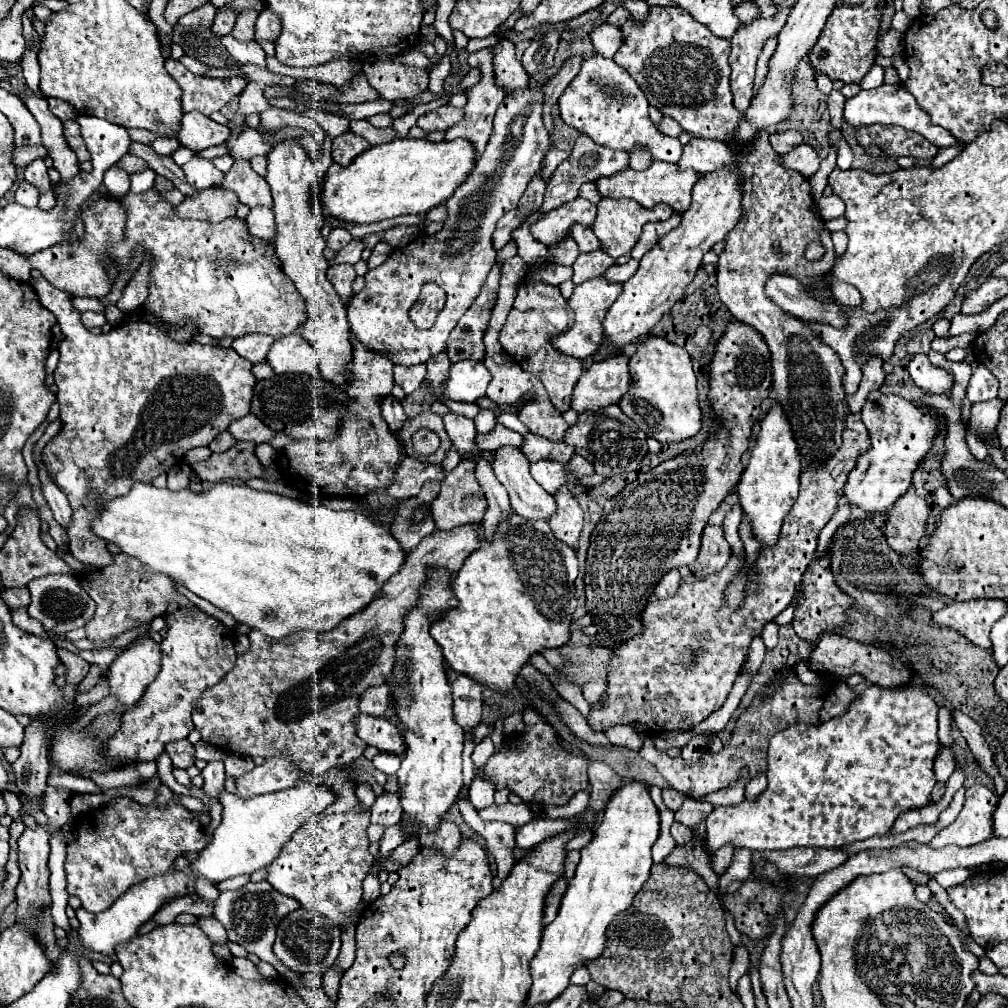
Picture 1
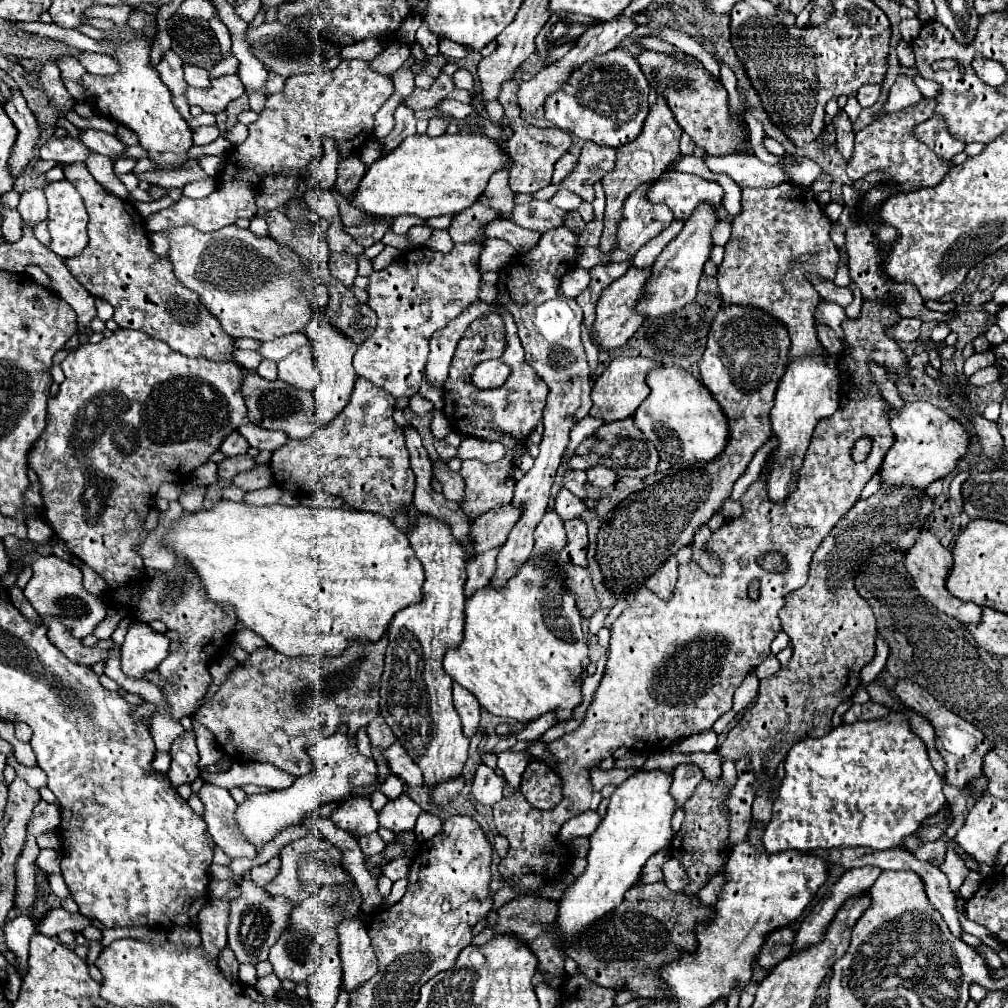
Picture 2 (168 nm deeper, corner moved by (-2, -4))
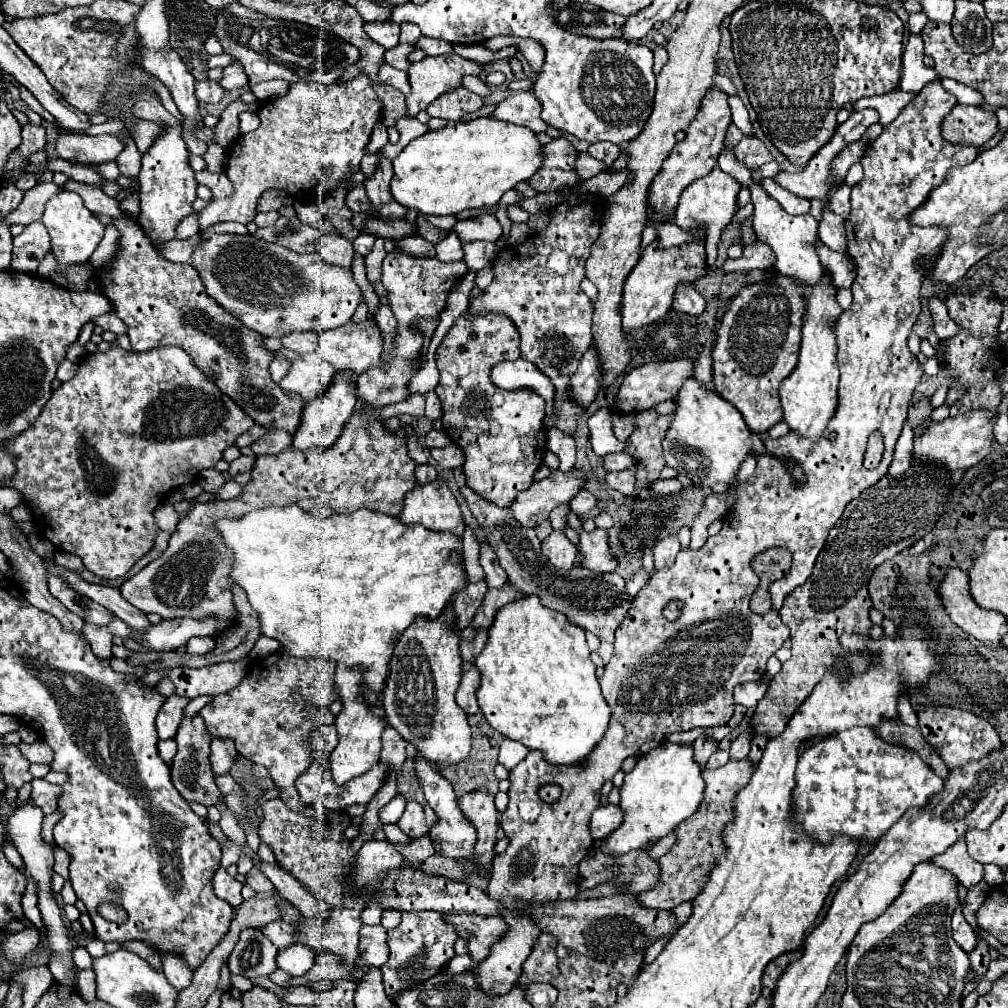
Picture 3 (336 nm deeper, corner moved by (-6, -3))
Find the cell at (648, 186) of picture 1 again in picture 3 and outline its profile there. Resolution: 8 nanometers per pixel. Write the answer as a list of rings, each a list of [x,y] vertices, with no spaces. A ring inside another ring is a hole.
[[[716,165],[708,175],[704,175],[702,179],[696,179],[690,187],[686,187],[686,191],[682,193],[682,199],[676,207],[676,225],[678,227],[682,227],[682,229],[703,227],[706,230],[705,250],[710,267],[713,267],[716,262],[720,235],[732,223],[734,213],[738,211],[738,191],[740,191],[740,183]]]

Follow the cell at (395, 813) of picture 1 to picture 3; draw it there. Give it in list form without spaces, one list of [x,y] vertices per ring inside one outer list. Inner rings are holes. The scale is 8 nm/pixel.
[[[408,803],[404,815],[398,821],[398,827],[412,839],[424,837],[428,833],[428,825],[424,819],[424,809],[418,803]]]

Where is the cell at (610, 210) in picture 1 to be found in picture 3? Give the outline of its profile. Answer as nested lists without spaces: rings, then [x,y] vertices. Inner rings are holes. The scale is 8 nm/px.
[[[712,87],[704,101],[702,101],[702,107],[696,115],[696,119],[692,119],[692,123],[686,127],[686,137],[684,141],[676,143],[674,151],[670,153],[670,157],[666,159],[666,163],[662,165],[662,171],[658,173],[658,177],[654,179],[654,183],[650,185],[650,193],[648,193],[648,199],[650,199],[650,205],[654,207],[654,211],[658,213],[664,213],[664,215],[670,215],[676,205],[678,205],[678,199],[680,199],[680,193],[698,177],[706,175],[714,165],[716,165],[716,159],[722,151],[722,145],[724,145],[724,135],[726,135],[726,129],[730,125],[730,105],[728,105],[728,95],[724,91],[720,91],[718,87]]]

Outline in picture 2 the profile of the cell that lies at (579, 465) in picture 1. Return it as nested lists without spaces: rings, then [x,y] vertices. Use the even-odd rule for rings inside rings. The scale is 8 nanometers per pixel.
[[[594,466],[594,468],[588,468],[586,470],[586,476],[588,476],[588,482],[592,486],[598,486],[598,488],[608,488],[614,484],[616,480],[616,474],[604,466]]]

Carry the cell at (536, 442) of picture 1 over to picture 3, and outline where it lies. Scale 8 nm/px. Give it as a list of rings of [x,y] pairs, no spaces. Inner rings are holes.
[[[610,453],[602,457],[606,471],[624,471],[624,469],[632,469],[636,465],[634,457],[628,453]]]

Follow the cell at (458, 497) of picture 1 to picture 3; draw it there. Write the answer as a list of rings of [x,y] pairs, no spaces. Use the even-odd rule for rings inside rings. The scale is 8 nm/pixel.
[[[482,313],[482,315],[460,315],[446,337],[442,339],[436,351],[436,367],[440,371],[440,381],[436,393],[444,405],[442,425],[448,437],[464,451],[464,465],[462,471],[466,475],[466,485],[484,495],[486,501],[498,507],[510,507],[520,491],[526,491],[534,483],[534,473],[542,465],[542,457],[546,451],[546,429],[544,429],[544,401],[530,391],[502,391],[490,379],[490,371],[500,361],[514,361],[520,357],[520,335],[516,325],[496,313]]]

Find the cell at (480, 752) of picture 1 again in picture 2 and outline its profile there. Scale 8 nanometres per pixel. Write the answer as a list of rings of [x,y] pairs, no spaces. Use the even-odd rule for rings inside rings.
[[[480,764],[476,768],[474,780],[472,780],[472,796],[476,802],[480,804],[488,804],[494,806],[496,802],[502,800],[502,792],[504,792],[506,780],[502,776],[498,776],[492,768],[488,768],[486,764]]]

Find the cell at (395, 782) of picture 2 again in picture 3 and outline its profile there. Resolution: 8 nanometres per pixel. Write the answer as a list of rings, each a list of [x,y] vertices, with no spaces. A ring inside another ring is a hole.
[[[396,795],[388,805],[384,805],[384,807],[380,809],[380,813],[378,813],[380,823],[382,823],[382,825],[396,823],[396,821],[400,819],[400,815],[402,815],[404,807],[406,807],[406,799],[404,799],[402,795]]]

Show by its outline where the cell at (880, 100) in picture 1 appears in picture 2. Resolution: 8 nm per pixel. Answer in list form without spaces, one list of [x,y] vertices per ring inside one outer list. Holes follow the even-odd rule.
[[[898,76],[892,90],[890,90],[890,94],[888,94],[888,100],[886,100],[886,104],[884,104],[884,108],[880,110],[878,116],[900,112],[908,106],[916,106],[920,100],[922,100],[922,94],[914,86],[912,76]]]

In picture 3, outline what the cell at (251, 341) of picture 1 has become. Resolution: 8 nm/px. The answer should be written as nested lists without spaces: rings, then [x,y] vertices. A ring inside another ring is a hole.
[[[304,331],[304,333],[290,333],[282,337],[282,343],[286,349],[294,349],[300,355],[312,353],[318,347],[318,333],[316,331]]]

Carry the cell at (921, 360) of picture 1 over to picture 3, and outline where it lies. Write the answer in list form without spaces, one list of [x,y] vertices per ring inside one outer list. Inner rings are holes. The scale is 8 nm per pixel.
[[[724,149],[718,157],[718,165],[720,169],[728,171],[730,175],[734,175],[738,179],[740,185],[744,187],[750,187],[752,191],[752,203],[754,203],[754,219],[752,219],[752,225],[754,225],[754,233],[758,237],[758,241],[766,243],[772,247],[772,251],[776,253],[776,269],[782,273],[782,275],[788,275],[800,283],[804,283],[806,287],[812,287],[814,283],[818,283],[818,279],[822,277],[822,265],[818,263],[818,253],[814,251],[816,249],[816,243],[818,243],[818,221],[812,217],[812,215],[788,215],[780,203],[776,199],[772,199],[770,195],[766,195],[764,187],[762,185],[756,185],[756,183],[750,183],[750,171],[740,163],[736,161],[732,149]]]

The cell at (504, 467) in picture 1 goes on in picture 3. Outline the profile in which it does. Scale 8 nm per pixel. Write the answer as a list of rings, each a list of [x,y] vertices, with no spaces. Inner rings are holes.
[[[552,531],[550,537],[542,543],[542,553],[554,567],[570,571],[576,557],[576,547],[566,539],[562,531]]]

